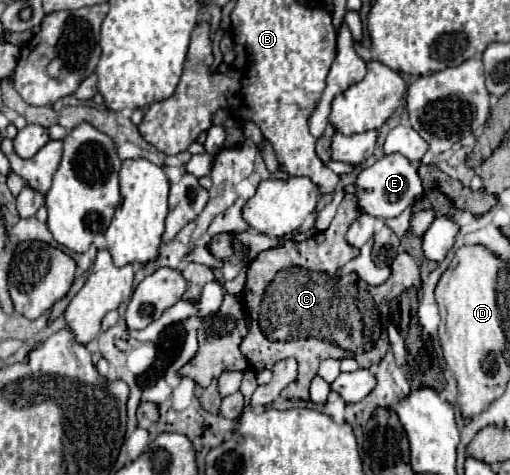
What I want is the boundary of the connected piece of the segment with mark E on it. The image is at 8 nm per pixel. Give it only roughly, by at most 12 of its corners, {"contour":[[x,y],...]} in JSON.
{"contour":[[393,153],[357,175],[361,213],[391,219],[423,197],[417,169]]}

